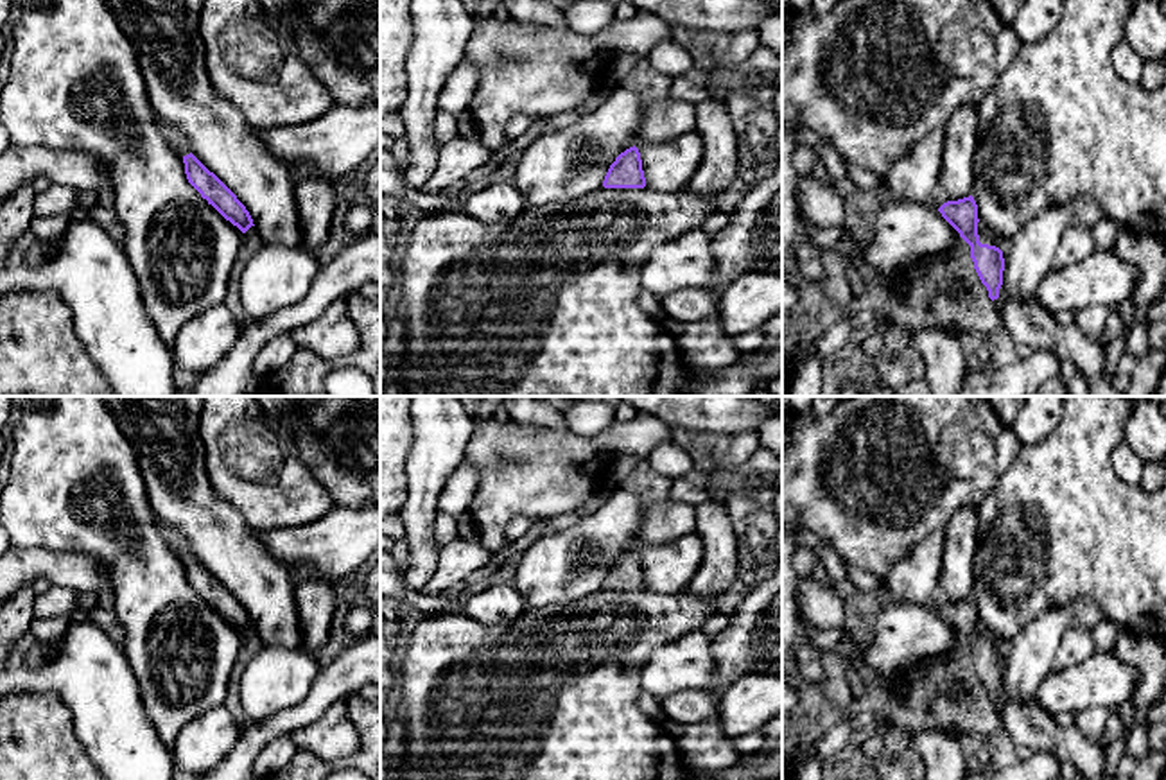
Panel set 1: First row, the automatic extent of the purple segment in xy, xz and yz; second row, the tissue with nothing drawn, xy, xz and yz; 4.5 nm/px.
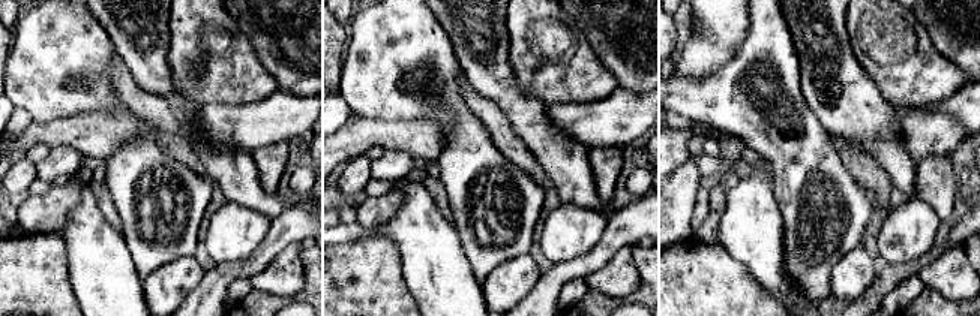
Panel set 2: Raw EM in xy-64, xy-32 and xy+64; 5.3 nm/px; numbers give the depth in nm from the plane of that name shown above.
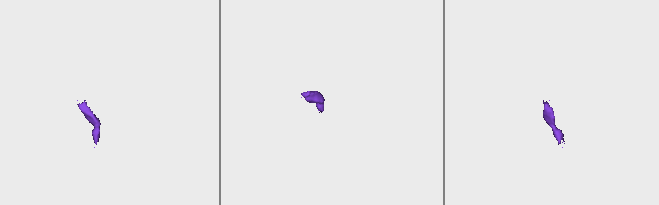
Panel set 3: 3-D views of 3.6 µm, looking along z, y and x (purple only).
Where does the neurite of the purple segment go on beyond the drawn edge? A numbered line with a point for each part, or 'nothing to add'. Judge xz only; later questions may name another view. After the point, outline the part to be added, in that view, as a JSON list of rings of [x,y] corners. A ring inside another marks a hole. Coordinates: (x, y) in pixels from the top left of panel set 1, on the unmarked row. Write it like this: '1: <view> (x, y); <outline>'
nothing to add

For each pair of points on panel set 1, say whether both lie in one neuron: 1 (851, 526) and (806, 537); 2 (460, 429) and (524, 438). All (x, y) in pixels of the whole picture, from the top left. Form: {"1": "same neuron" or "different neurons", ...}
{"1": "different neurons", "2": "different neurons"}

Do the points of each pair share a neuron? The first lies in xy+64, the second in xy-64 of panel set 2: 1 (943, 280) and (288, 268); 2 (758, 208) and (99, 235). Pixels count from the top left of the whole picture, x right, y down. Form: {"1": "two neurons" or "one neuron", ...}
{"1": "one neuron", "2": "one neuron"}

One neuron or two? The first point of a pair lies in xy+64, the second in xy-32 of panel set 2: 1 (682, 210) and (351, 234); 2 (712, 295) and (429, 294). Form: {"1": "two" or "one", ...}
{"1": "two", "2": "two"}

